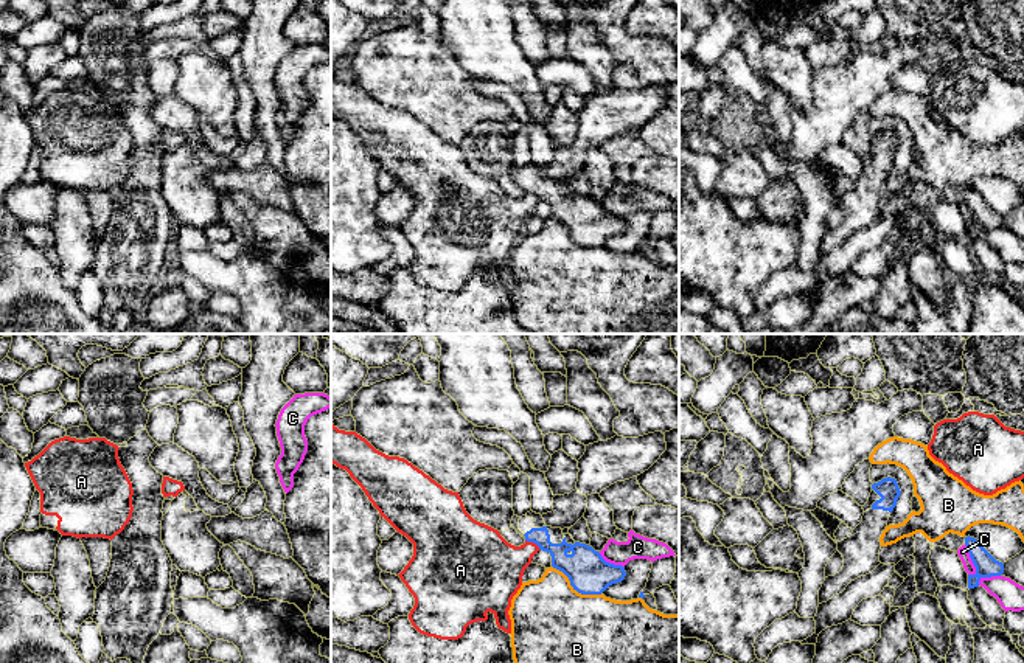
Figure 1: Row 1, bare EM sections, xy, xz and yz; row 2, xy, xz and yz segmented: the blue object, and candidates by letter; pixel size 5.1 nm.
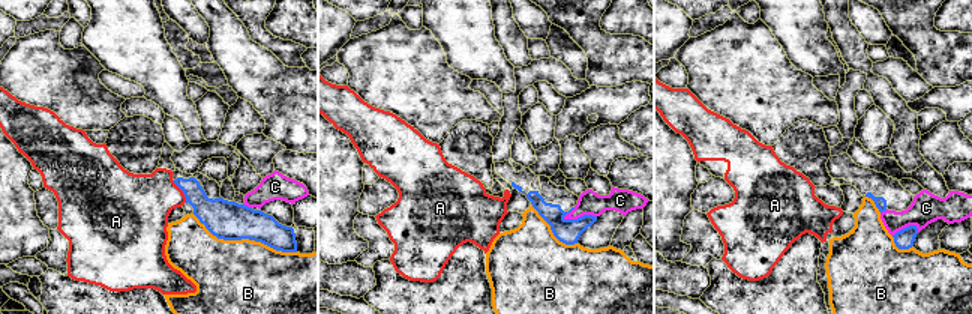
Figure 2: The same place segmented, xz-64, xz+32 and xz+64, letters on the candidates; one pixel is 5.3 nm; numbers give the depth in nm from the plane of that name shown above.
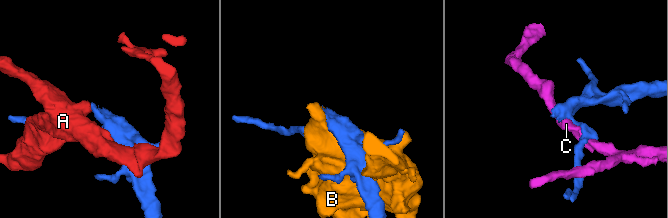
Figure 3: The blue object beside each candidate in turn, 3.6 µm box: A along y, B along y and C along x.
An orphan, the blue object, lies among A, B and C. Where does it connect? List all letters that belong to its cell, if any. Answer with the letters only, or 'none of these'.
none of these

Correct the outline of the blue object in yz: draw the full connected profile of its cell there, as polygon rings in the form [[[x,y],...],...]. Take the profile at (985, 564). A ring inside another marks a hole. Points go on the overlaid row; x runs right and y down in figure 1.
[[[965,537],[970,557],[976,567],[974,574],[968,574],[968,588],[979,587],[982,578],[1001,576],[1004,573],[1004,564],[996,561],[974,537]]]

